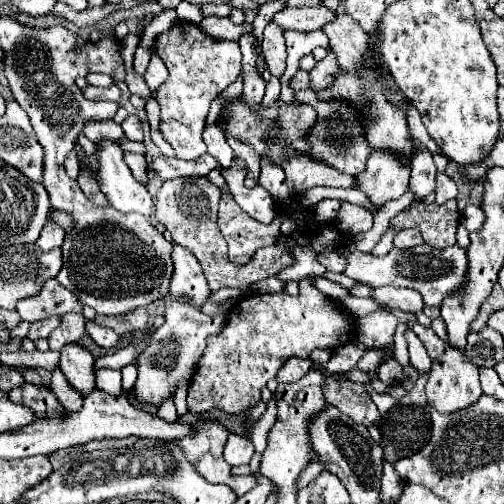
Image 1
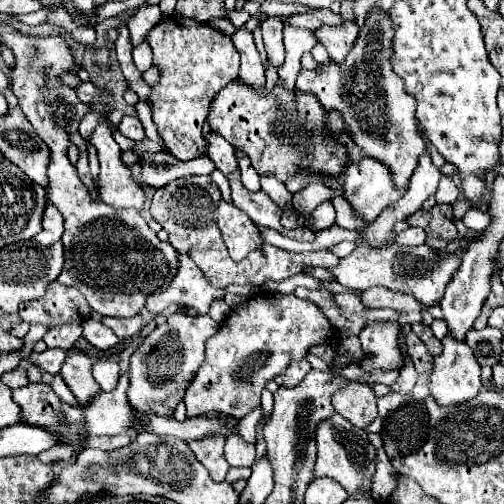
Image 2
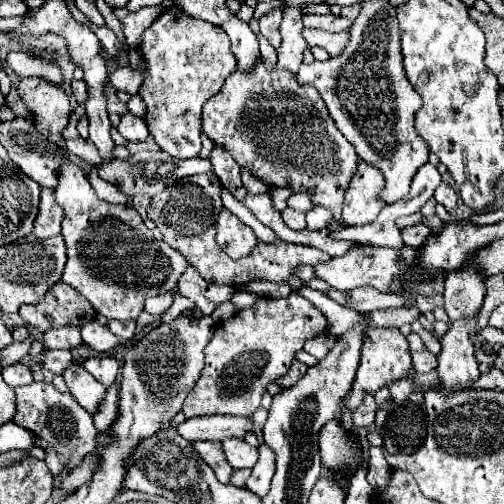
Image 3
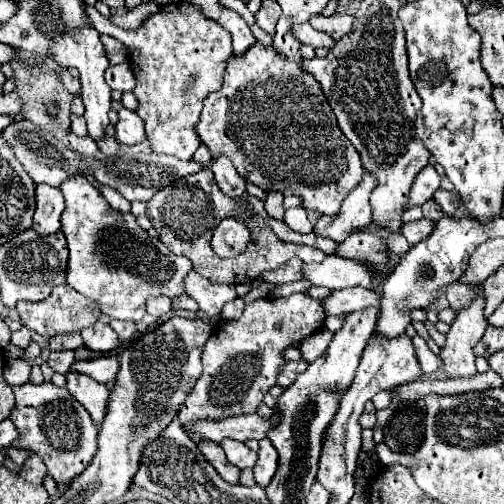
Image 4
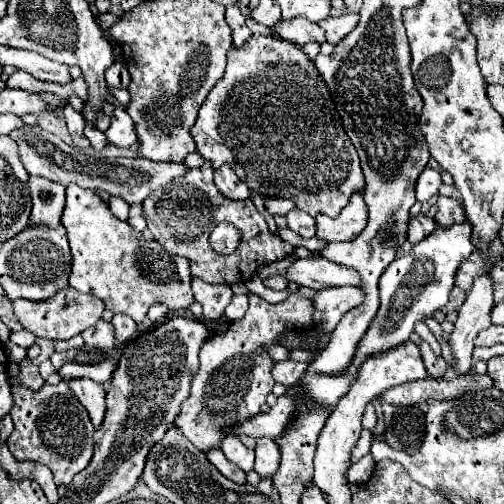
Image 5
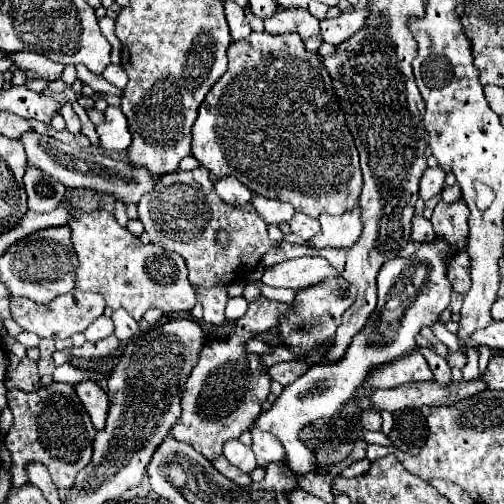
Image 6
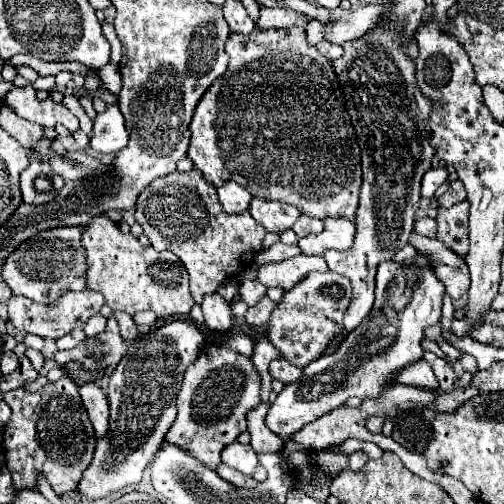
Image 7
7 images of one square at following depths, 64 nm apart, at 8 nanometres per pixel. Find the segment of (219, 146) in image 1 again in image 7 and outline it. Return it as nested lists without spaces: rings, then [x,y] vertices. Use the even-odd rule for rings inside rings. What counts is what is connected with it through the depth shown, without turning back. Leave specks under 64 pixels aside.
[[[226,182],[218,188],[218,200],[226,214],[242,214],[249,208],[251,194],[236,182]]]

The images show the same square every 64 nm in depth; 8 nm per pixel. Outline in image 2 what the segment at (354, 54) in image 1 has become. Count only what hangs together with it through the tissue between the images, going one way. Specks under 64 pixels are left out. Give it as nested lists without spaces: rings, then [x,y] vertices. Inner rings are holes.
[[[344,22],[342,26],[322,26],[318,30],[314,30],[314,36],[318,38],[318,42],[328,50],[330,58],[334,62],[342,62],[346,58],[346,54],[350,52],[350,48],[354,46],[356,38],[358,38],[358,24],[356,22]]]

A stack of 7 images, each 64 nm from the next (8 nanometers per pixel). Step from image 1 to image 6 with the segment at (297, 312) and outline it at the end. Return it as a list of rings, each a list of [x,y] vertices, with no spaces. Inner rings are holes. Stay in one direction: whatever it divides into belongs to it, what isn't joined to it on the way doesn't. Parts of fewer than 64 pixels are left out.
[[[258,298],[248,306],[248,312],[236,322],[234,334],[228,340],[210,340],[200,352],[196,368],[192,368],[184,392],[180,396],[182,414],[172,428],[172,436],[178,442],[190,444],[206,460],[214,460],[222,454],[222,444],[238,438],[248,430],[252,420],[260,414],[262,402],[270,394],[270,376],[262,370],[262,362],[256,354],[244,350],[244,342],[258,332],[266,332],[278,326],[278,320],[288,310],[288,304]]]

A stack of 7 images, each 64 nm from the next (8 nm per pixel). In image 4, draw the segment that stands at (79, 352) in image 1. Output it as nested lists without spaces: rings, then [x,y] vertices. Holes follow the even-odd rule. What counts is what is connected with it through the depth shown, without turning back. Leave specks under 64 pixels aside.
[[[68,372],[66,380],[68,380],[68,384],[66,384],[68,392],[90,412],[94,424],[100,426],[104,420],[104,414],[106,414],[108,388],[84,374]]]

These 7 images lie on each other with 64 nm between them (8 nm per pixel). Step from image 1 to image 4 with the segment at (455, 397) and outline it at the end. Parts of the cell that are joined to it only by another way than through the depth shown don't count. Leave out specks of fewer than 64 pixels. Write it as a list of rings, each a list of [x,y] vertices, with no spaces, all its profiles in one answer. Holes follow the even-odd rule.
[[[478,286],[476,292],[478,294],[472,304],[458,312],[450,332],[446,334],[446,346],[440,352],[444,360],[442,368],[448,378],[466,378],[476,374],[472,348],[488,328],[488,320],[484,316],[484,288]]]

